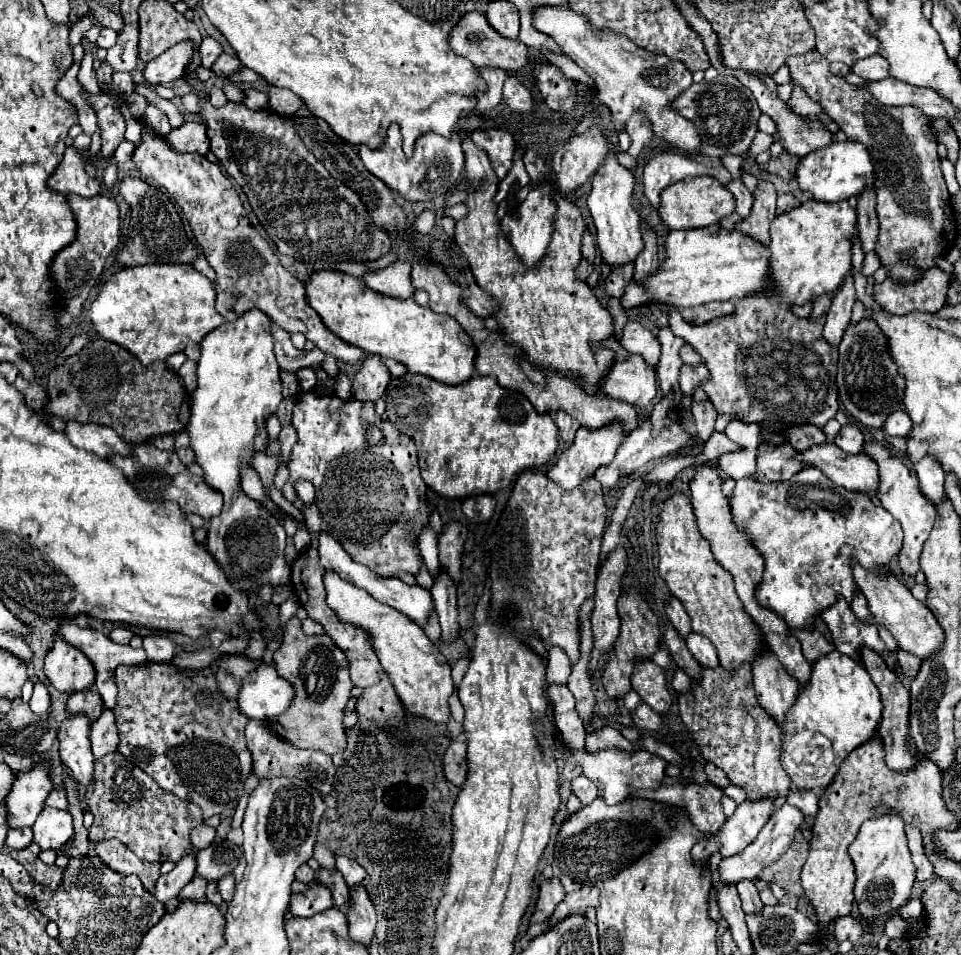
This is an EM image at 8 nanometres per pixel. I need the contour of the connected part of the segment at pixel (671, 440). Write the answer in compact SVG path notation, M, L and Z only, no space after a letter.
M647 416L647 418L643 418L643 420L639 422L637 430L631 430L631 432L625 436L625 440L621 442L621 446L617 448L617 454L615 454L613 462L607 464L607 466L599 466L599 470L595 472L595 478L601 482L603 488L611 488L611 486L615 486L615 484L619 482L619 478L621 478L623 474L637 472L637 470L643 468L649 460L663 458L663 456L673 454L673 452L677 452L677 450L681 450L681 448L687 448L687 446L695 446L695 442L693 442L689 436L685 436L685 432L683 432L683 428L681 428L679 424L667 428L667 430L661 430L657 436L653 436L653 434L651 434L651 420L649 420L649 416Z

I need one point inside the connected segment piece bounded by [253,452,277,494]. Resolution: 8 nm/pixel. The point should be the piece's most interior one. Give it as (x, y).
(266, 465)

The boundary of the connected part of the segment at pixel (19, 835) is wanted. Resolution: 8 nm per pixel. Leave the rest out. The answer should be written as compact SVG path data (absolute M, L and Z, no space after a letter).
M19 828L19 830L9 830L9 836L7 836L7 844L11 848L25 848L29 846L33 840L33 834L31 834L31 828Z

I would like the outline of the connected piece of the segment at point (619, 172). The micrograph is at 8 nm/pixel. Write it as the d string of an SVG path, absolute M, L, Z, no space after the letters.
M609 154L607 162L597 170L593 176L593 188L587 198L587 206L591 210L595 228L597 228L597 244L603 262L609 266L609 270L621 268L623 264L635 262L639 250L643 250L643 236L639 230L639 212L631 204L631 194L635 188L633 174L623 168L613 154Z

